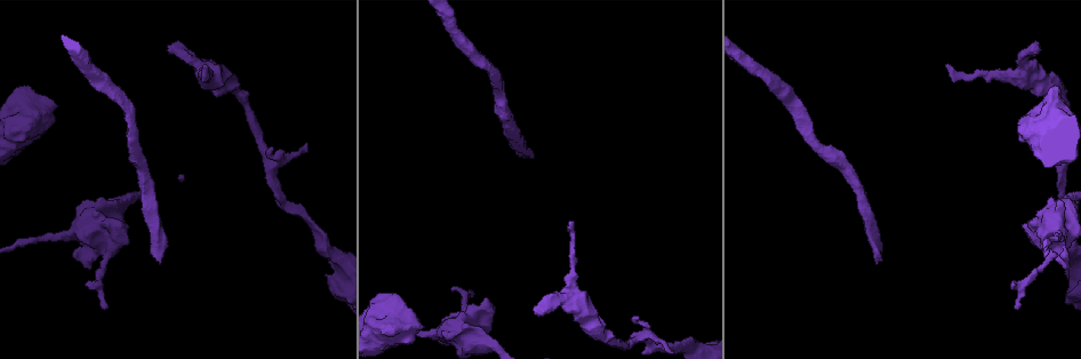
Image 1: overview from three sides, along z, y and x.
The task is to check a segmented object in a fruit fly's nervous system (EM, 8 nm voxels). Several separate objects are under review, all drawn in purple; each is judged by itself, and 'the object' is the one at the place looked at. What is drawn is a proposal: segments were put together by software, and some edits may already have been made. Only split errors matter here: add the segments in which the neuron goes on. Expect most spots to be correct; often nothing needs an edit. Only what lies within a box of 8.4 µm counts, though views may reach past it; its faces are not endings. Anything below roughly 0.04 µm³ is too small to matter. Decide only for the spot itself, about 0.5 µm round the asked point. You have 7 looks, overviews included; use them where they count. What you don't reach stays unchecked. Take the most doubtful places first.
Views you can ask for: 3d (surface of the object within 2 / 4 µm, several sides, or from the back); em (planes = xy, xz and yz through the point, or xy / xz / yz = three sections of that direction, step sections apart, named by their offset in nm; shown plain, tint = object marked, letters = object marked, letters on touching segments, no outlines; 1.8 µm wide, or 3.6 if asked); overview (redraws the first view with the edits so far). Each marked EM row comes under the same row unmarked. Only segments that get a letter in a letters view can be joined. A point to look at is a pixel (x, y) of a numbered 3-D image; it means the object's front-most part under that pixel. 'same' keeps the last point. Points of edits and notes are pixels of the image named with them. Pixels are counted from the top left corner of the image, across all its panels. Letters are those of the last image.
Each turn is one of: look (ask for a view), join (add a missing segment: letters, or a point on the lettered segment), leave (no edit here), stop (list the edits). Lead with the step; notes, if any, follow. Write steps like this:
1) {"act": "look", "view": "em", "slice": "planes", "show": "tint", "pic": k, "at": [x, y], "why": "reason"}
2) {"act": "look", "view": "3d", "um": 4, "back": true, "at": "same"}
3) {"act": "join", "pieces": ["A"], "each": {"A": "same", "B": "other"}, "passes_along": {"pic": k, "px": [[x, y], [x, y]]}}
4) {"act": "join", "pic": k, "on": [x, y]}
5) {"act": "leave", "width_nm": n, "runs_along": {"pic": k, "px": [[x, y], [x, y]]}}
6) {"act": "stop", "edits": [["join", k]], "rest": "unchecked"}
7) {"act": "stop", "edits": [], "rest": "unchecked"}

{"act": "look", "view": "3d", "um": 2, "pic": 1, "at": [1059, 255]}

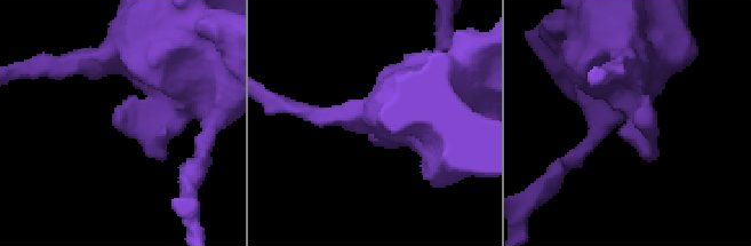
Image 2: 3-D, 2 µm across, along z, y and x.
{"act": "look", "view": "em", "slice": "planes", "show": "letters", "pic": 2, "at": [116, 123], "why": "now the EM"}

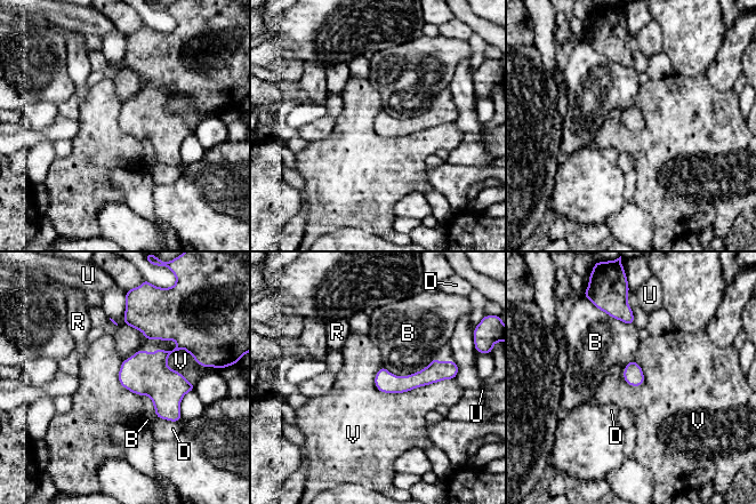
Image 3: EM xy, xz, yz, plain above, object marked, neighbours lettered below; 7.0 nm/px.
{"act": "leave", "each": {"B": "other", "D": "other", "R": "other", "U": "other", "V": "other"}, "found": "no lettered segment goes on from it"}

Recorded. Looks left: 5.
{"act": "look", "view": "em", "slice": "planes", "show": "letters", "pic": 1, "at": [638, 317], "why": "free end"}

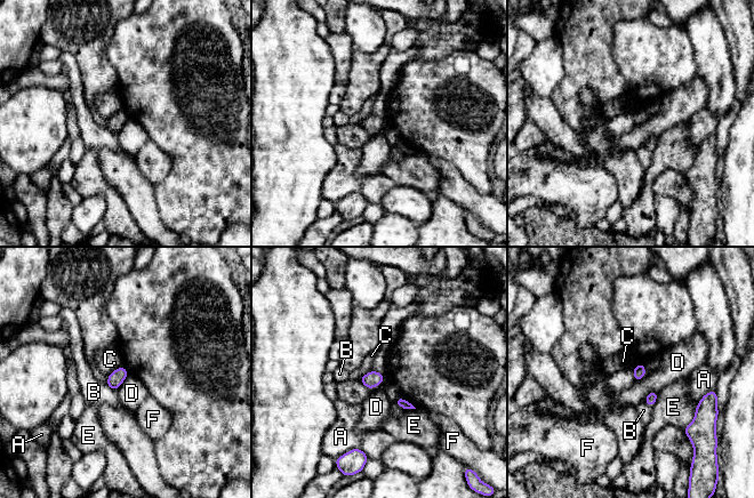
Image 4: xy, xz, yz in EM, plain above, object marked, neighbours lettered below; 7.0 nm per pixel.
{"act": "leave", "longest_contact_nm": ["E", 200], "each": {"A": "other", "B": "other", "C": "other", "D": "other", "E": "other", "F": "other"}, "border": {"pic": 4, "px": [[657, 391], [651, 391], [643, 400]]}, "found": "none of them fits"}

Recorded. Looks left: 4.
{"act": "look", "view": "3d", "um": 2, "pic": 1, "at": [1037, 44], "why": "branch stops here"}

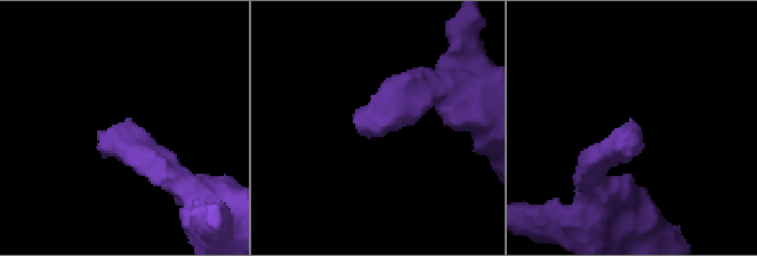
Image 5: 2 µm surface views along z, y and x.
{"act": "look", "view": "em", "slice": "yz", "step": 16, "show": "tint", "pic": 5, "at": [102, 133], "why": "now the EM"}

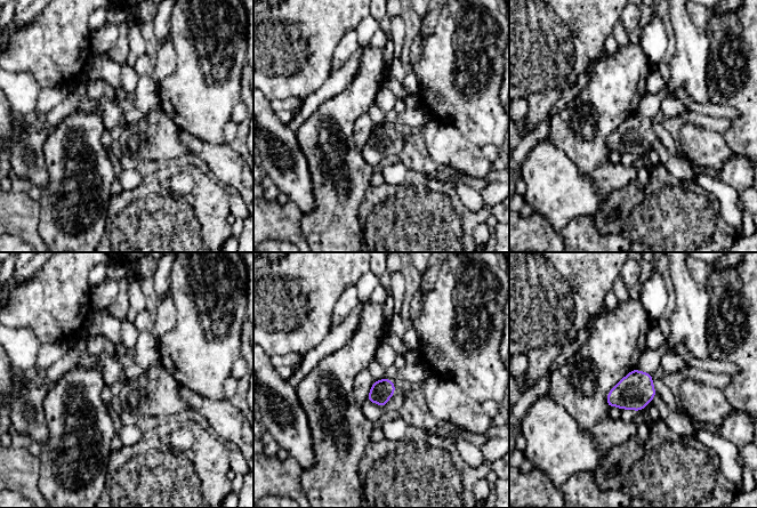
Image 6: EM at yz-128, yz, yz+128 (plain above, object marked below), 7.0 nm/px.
{"act": "look", "view": "em", "slice": "planes", "show": "letters", "at": "same"}

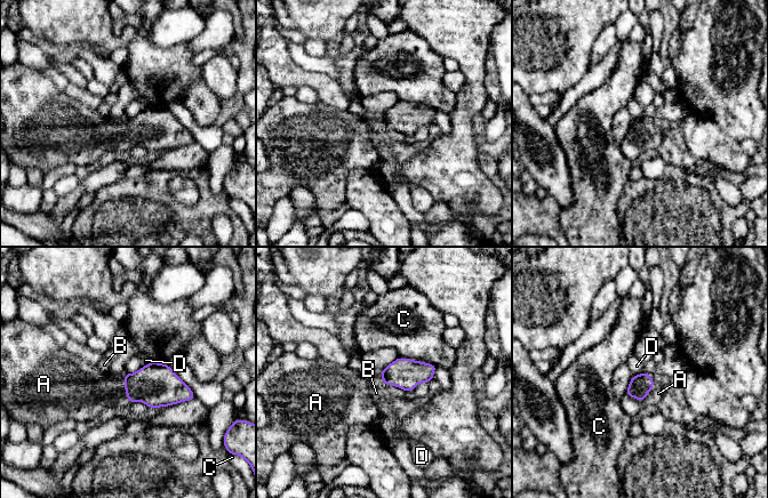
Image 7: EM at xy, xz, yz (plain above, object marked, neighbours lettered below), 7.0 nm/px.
{"act": "join", "pieces": ["A"], "width_nm": 160, "each": {"A": "same", "B": "other", "C": "other", "D": "other"}, "passes_along": {"pic": 7, "px": [[157, 385], [125, 388], [89, 391]]}, "found": "it goes on there"}

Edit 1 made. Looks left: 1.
{"act": "stop", "edits": [["join", 7]], "rest": "unchecked"}

